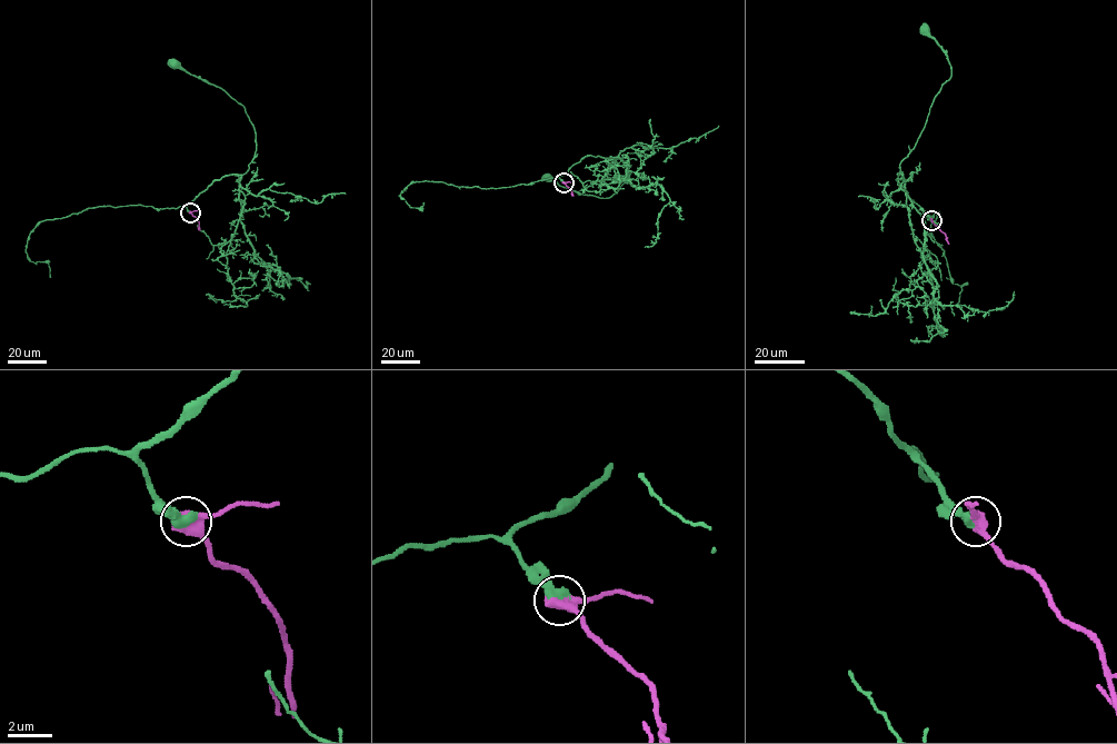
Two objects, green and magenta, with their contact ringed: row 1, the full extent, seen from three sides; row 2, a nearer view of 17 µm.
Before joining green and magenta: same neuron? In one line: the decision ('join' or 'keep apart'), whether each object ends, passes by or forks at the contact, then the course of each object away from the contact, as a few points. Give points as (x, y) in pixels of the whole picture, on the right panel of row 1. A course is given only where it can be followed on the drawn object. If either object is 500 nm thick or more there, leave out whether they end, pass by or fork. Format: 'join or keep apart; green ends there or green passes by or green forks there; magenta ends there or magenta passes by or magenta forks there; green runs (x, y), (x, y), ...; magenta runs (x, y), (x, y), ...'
join; green runs (930, 220), (896, 179), (901, 172), (900, 162), (915, 145), (934, 98), (951, 77), (946, 53), (926, 31); magenta runs (931, 220), (948, 244)

